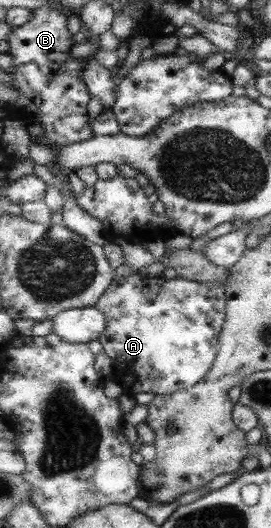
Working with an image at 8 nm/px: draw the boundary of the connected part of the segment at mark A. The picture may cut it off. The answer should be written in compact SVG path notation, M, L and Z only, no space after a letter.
M157 270L118 276L97 305L100 311L106 311L106 317L110 319L108 328L99 341L107 355L114 360L113 377L124 391L131 395L168 395L197 386L204 378L209 377L210 371L218 361L221 333L225 330L229 317L228 306L229 295L224 285L199 283L197 280L182 277L168 281Z

